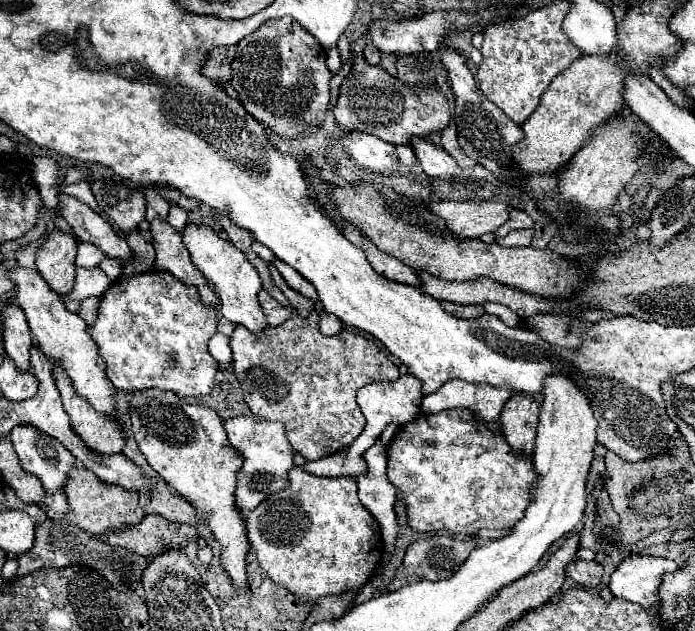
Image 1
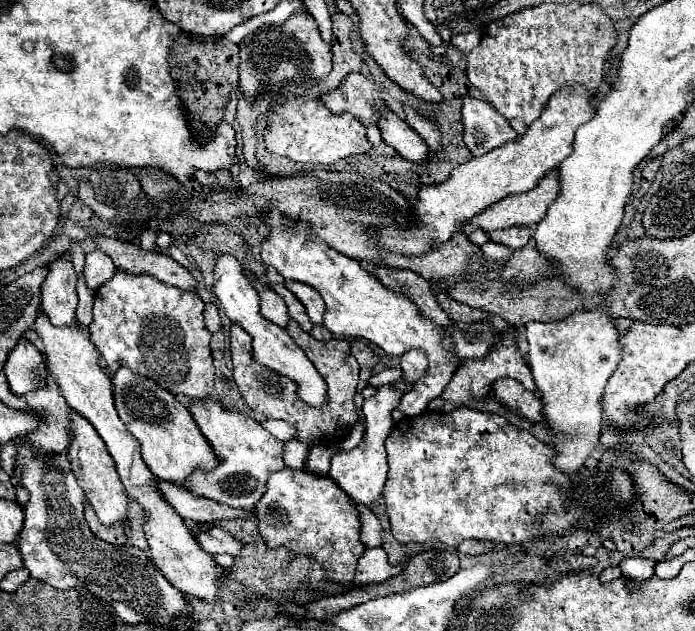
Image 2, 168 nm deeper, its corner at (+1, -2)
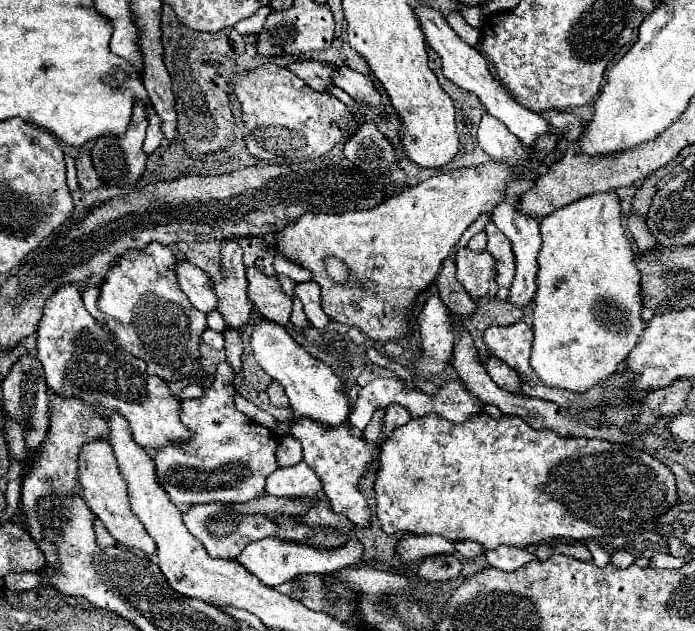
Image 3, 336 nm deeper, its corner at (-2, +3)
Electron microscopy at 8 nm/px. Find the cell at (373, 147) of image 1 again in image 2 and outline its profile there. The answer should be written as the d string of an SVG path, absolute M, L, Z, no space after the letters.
M282 98L272 110L268 130L264 132L264 142L272 154L284 154L304 164L332 164L348 156L370 154L374 148L366 138L364 126L352 114L332 114L318 100Z

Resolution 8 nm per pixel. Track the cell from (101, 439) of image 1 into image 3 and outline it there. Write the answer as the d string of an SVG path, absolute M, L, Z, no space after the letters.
M91 441L91 445L83 447L83 453L79 455L79 483L87 507L103 521L103 525L107 527L107 531L113 535L115 541L119 541L127 549L139 549L147 557L151 557L157 551L155 541L147 535L143 523L131 511L129 493L125 487L127 483L119 471L115 453L107 441Z

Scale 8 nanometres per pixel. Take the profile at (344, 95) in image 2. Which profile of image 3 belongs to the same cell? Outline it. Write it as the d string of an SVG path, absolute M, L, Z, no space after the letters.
M295 61L295 63L289 63L287 69L291 69L291 73L295 73L315 91L325 91L325 87L331 85L333 65L327 65L321 61Z

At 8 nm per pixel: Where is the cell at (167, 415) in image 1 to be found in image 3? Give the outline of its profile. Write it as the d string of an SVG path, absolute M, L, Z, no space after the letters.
M63 285L57 289L57 293L53 293L47 299L45 313L37 331L37 351L39 351L37 359L41 361L45 371L45 383L55 395L67 399L75 397L83 401L87 407L91 407L103 419L105 411L115 411L123 415L129 423L135 443L139 443L143 449L155 451L171 441L187 441L191 437L191 433L183 427L179 419L179 401L171 395L167 383L161 377L149 375L145 361L133 357L131 353L125 353L111 341L109 331L103 325L99 325L95 317L85 309L81 293L75 285Z

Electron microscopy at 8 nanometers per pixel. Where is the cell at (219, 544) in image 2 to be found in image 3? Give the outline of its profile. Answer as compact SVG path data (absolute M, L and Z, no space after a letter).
M201 503L193 505L187 511L181 513L185 527L203 543L205 551L211 557L223 557L223 559L235 559L251 541L271 537L277 531L277 523L267 515L243 515L235 513L229 503Z

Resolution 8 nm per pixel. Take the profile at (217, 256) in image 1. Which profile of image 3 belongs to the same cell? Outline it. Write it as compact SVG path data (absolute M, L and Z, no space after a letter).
M261 319L251 335L251 347L255 361L265 373L283 385L293 409L293 421L311 419L327 427L337 427L349 419L349 395L341 377L337 377L327 363L311 357L299 343L295 343L285 327Z

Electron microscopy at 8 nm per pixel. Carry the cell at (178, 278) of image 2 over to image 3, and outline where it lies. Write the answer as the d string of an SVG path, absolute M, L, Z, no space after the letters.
M181 261L177 263L175 271L177 271L181 291L191 299L195 309L203 313L217 309L217 297L213 291L213 283L199 267L195 267L189 261Z

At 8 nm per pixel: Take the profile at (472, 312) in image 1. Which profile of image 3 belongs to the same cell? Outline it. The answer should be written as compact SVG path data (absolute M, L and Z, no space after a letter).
M447 257L443 263L443 271L439 273L435 285L439 291L441 301L449 307L449 311L457 317L469 317L477 305L475 301L469 297L467 291L463 291L463 287L459 285L459 281L455 279L455 261L453 257Z

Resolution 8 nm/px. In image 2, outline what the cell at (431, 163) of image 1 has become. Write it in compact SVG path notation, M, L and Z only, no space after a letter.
M382 108L380 110L380 132L386 144L396 148L402 158L416 162L416 164L426 164L430 148L428 144L418 136L416 130L412 130L402 118L398 118L392 110Z

